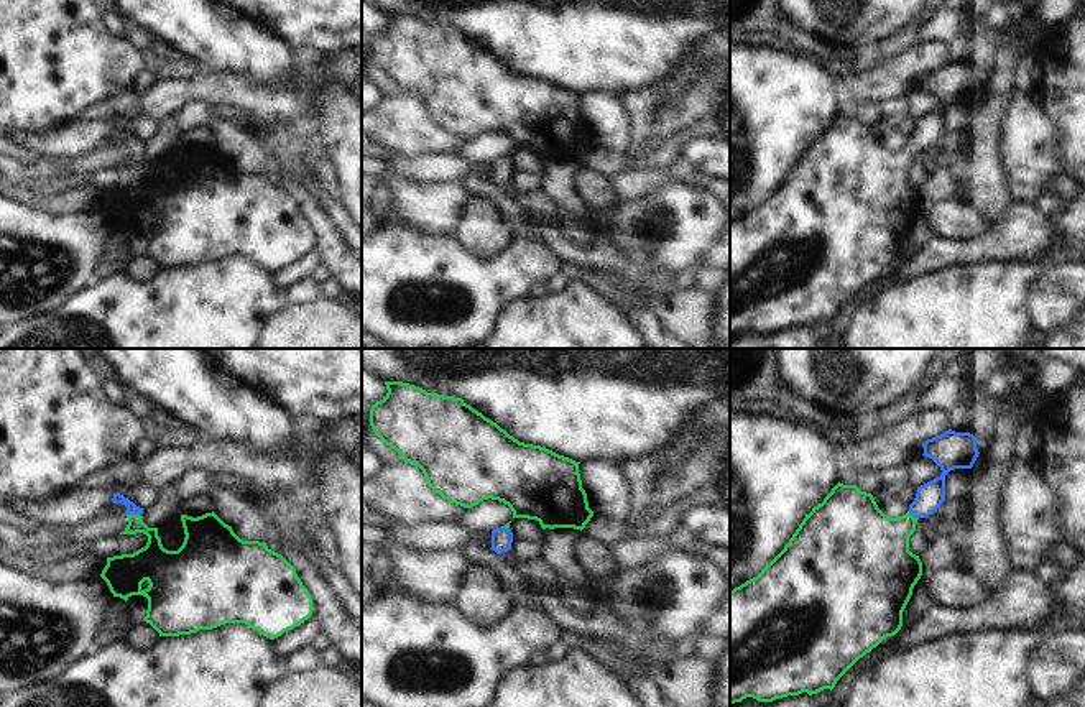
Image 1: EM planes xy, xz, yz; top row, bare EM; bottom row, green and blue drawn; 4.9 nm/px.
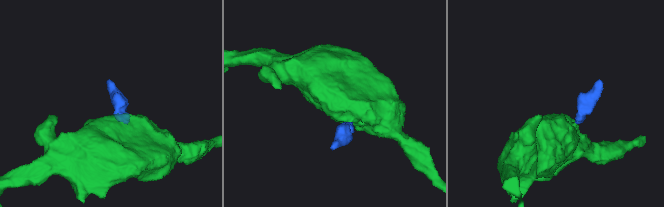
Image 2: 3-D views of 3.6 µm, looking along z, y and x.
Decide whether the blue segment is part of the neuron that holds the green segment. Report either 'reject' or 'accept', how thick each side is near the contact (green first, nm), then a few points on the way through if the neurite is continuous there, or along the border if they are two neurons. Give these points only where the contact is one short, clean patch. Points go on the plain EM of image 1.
accept; 180 nm thick on the green side, 60 nm on the other; runs through xy (152, 194), (152, 168), (133, 147), (132, 140)

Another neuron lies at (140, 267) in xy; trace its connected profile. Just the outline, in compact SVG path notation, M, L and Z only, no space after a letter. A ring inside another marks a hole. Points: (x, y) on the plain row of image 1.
M146 253L132 255L125 271L138 281L148 280L159 265Z

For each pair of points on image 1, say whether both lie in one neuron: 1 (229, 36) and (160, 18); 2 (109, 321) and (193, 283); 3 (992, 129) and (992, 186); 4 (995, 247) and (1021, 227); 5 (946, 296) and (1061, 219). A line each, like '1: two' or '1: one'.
1: one
2: one
3: one
4: one
5: one

